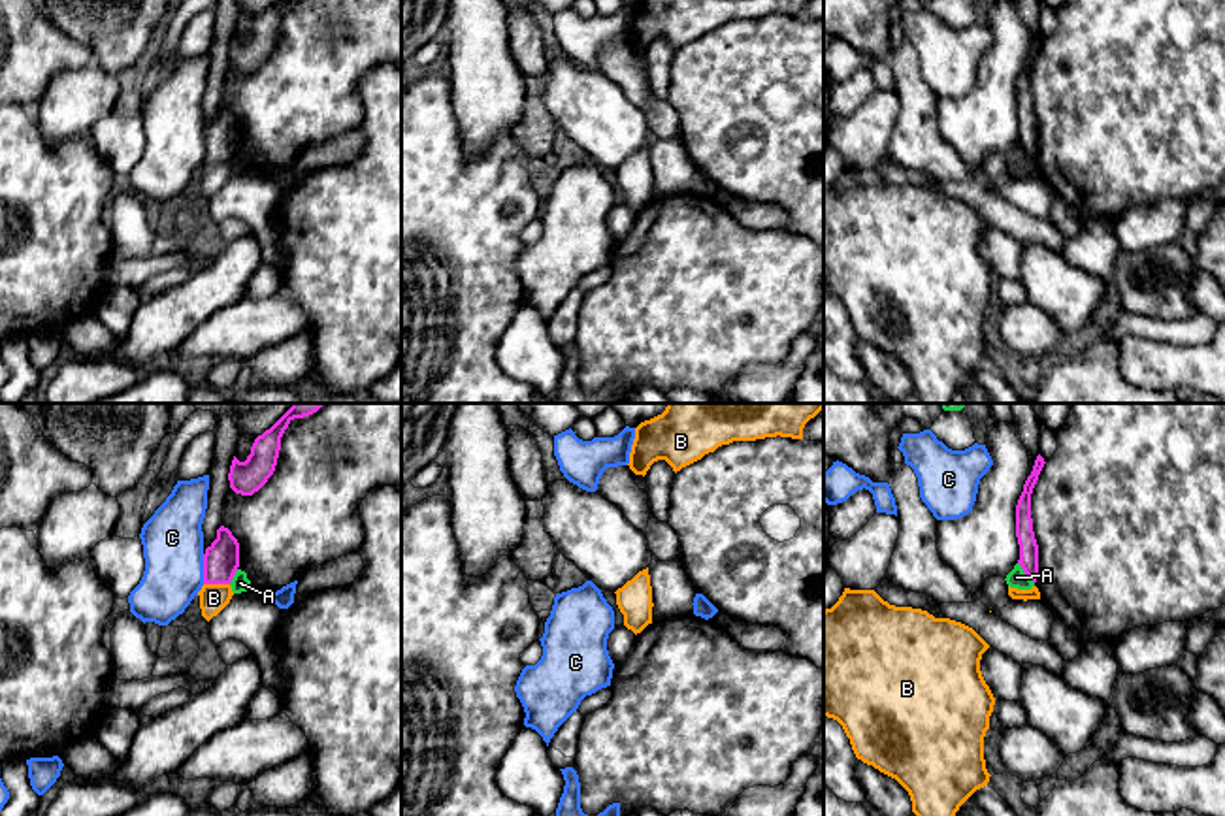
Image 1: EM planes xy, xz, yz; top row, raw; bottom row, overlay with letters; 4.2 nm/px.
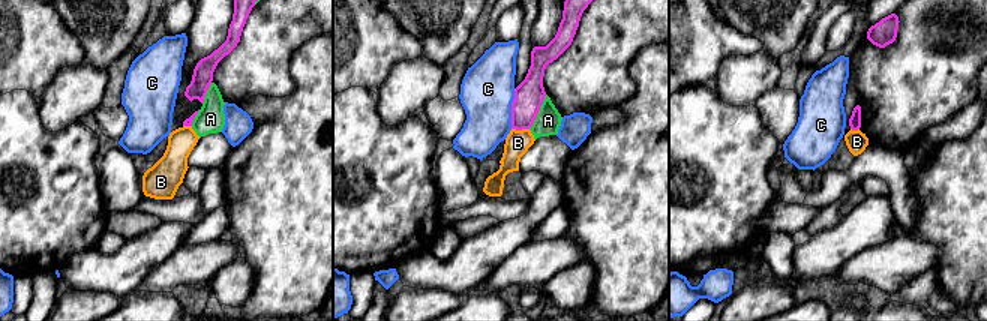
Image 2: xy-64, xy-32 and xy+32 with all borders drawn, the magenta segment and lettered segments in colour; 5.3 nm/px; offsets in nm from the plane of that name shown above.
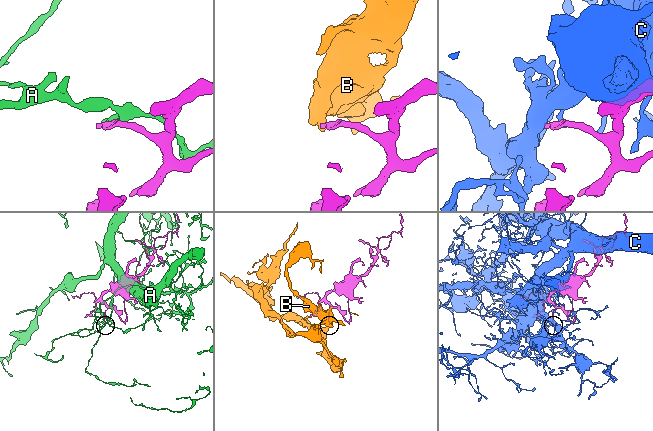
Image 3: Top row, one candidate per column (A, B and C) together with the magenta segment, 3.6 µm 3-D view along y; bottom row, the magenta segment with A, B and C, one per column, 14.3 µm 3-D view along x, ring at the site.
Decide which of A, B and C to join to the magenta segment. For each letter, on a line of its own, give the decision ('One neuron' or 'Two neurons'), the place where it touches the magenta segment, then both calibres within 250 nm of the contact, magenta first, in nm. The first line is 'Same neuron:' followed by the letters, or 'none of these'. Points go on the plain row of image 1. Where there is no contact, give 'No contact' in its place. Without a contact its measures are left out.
Same neuron: none of these
A: Two neurons. Touches magenta at yz (1024, 149). Thickness 80 nm (magenta) against 80 nm
B: Two neurons. Touches magenta at xy (217, 161). Thickness 160 nm (magenta) against 120 nm
C: Two neurons. Touches magenta at xy (204, 147). Thickness 160 nm (magenta) against 260 nm

